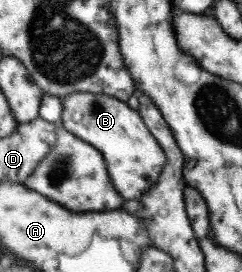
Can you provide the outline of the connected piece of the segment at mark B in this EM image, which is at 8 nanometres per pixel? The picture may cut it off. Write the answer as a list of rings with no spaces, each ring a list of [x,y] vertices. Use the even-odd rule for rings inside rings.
[[[69,93],[60,101],[61,126],[102,154],[109,180],[123,200],[140,197],[142,192],[155,184],[166,158],[136,110],[104,94]]]

